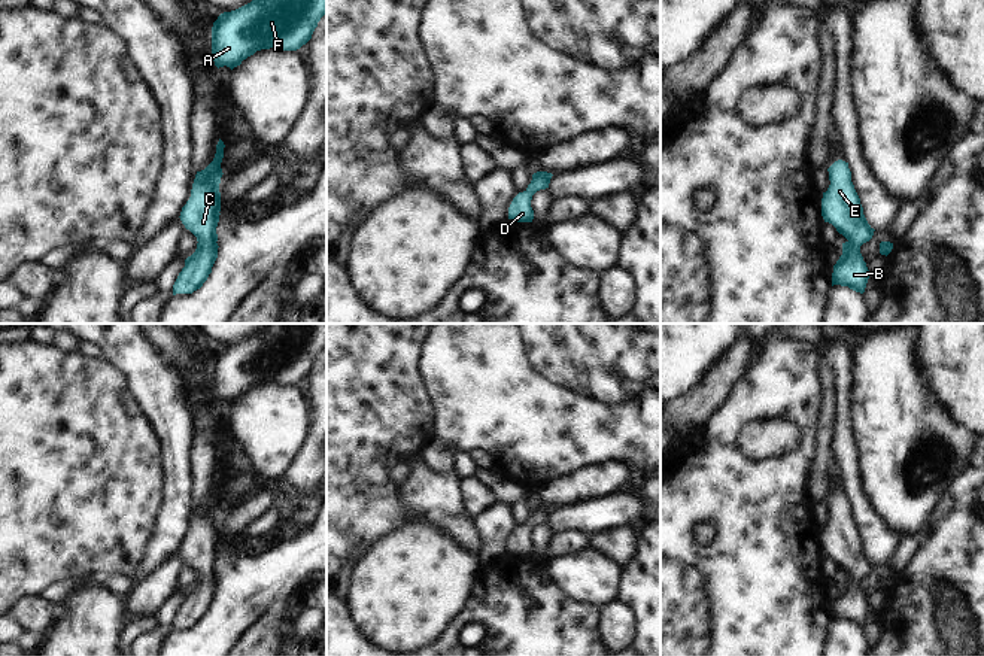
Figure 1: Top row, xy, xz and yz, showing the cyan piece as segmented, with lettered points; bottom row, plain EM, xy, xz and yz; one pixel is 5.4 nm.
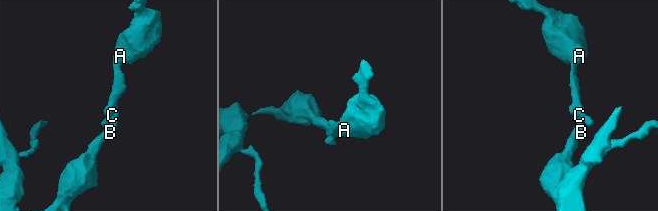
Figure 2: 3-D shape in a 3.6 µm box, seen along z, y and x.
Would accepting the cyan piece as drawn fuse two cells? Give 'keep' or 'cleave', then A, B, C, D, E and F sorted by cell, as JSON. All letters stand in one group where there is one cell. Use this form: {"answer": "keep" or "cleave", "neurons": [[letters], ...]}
{"answer": "keep", "neurons": [["A", "B", "C", "D", "E", "F"]]}

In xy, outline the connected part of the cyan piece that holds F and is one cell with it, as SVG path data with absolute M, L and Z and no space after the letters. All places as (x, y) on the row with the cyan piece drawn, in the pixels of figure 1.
M252 0L218 16L212 27L212 58L215 66L231 70L261 49L297 51L306 45L327 15L327 0Z

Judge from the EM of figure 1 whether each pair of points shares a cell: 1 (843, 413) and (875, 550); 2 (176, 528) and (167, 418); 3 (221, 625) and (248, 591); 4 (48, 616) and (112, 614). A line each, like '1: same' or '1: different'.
1: same
2: same
3: same
4: different

